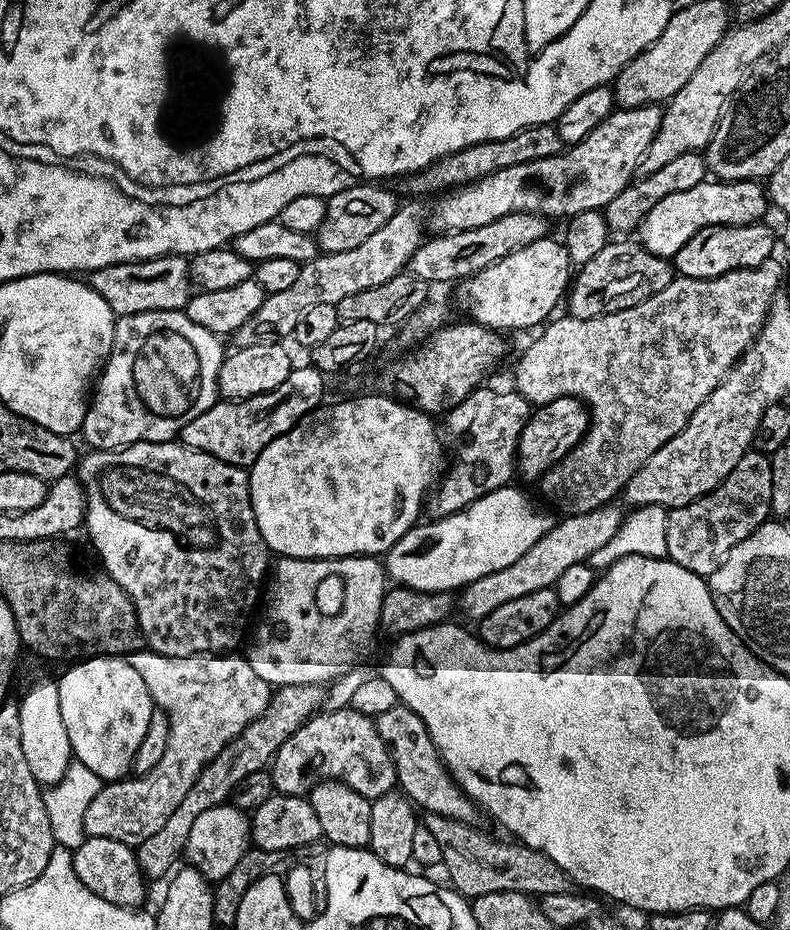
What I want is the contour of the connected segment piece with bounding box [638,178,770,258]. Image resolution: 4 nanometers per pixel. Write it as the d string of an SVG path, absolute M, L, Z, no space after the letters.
M706 178L698 186L690 186L690 190L678 190L678 194L670 194L642 218L638 229L638 242L650 254L674 258L698 230L706 226L729 224L758 224L770 212L770 201L763 183L755 180L734 180L725 182L715 178Z

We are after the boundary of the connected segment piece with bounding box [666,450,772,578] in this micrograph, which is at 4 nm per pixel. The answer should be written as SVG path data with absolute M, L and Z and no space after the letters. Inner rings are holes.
M750 450L738 458L738 466L730 470L730 474L713 492L707 492L694 502L668 512L667 559L699 576L712 576L733 546L769 519L771 502L771 459L761 451Z

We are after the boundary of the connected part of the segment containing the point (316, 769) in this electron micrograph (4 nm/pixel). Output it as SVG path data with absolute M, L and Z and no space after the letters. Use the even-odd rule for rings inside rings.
M351 706L315 713L279 747L270 773L275 791L287 796L307 795L318 778L342 781L371 800L385 796L397 785L392 755L382 742L373 717L362 715Z

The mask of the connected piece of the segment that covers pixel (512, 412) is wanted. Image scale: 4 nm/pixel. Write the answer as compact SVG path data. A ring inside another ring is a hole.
M488 387L474 389L457 408L443 417L442 432L456 461L449 466L448 473L446 468L444 481L442 476L426 497L426 512L431 519L446 518L478 498L505 487L516 472L516 444L528 421L530 405L525 396L515 390L499 392Z

